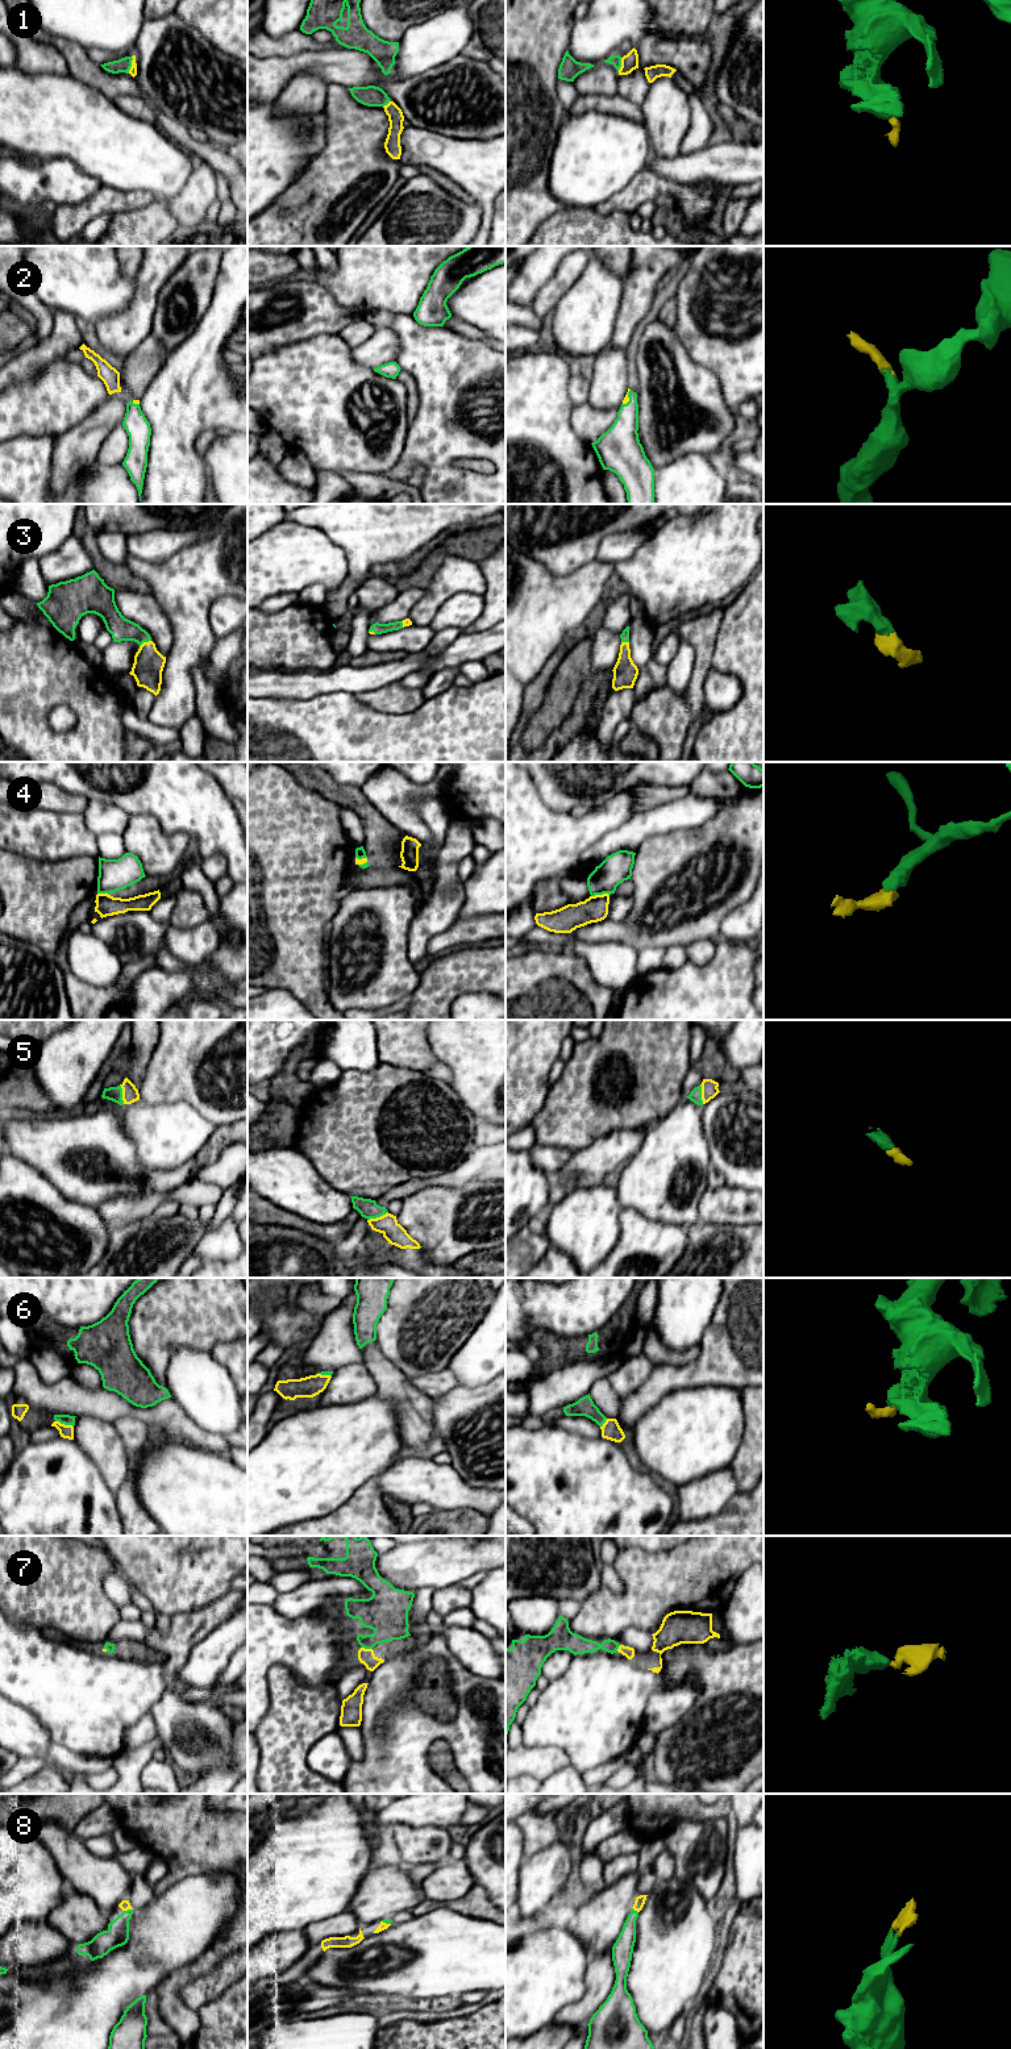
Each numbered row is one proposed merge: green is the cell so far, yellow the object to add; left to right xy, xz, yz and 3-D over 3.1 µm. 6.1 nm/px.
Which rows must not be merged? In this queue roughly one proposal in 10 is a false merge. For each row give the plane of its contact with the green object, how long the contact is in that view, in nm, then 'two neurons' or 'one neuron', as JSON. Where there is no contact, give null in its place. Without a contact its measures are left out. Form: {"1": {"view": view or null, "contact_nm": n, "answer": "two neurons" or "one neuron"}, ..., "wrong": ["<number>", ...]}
{"1": {"view": "xy", "contact_nm": 110, "answer": "one neuron"}, "2": {"view": "yz", "contact_nm": 100, "answer": "one neuron"}, "3": {"view": "xy", "contact_nm": 80, "answer": "one neuron"}, "4": {"view": "yz", "contact_nm": 110, "answer": "two neurons"}, "5": {"view": "xz", "contact_nm": 140, "answer": "one neuron"}, "6": {"view": "xy", "contact_nm": 120, "answer": "one neuron"}, "7": {"view": "xz", "contact_nm": 70, "answer": "one neuron"}, "8": {"view": "xy", "contact_nm": 60, "answer": "one neuron"}, "wrong": ["4"]}

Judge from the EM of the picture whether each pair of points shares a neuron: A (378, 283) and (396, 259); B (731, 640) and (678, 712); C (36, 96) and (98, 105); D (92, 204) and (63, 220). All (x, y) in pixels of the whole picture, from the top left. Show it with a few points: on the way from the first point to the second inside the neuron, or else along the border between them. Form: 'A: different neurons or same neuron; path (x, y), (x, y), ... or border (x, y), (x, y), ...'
A: same neuron; path (378, 278), (391, 265)
B: different neurons; border (716, 636), (711, 666)
C: same neuron; path (51, 105), (82, 105)
D: same neuron; path (86, 211), (70, 220)

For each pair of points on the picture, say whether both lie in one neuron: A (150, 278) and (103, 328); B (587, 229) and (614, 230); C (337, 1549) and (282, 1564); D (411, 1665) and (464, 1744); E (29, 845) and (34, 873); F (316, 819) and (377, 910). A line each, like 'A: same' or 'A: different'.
A: same
B: same
C: same
D: same
E: different
F: different

